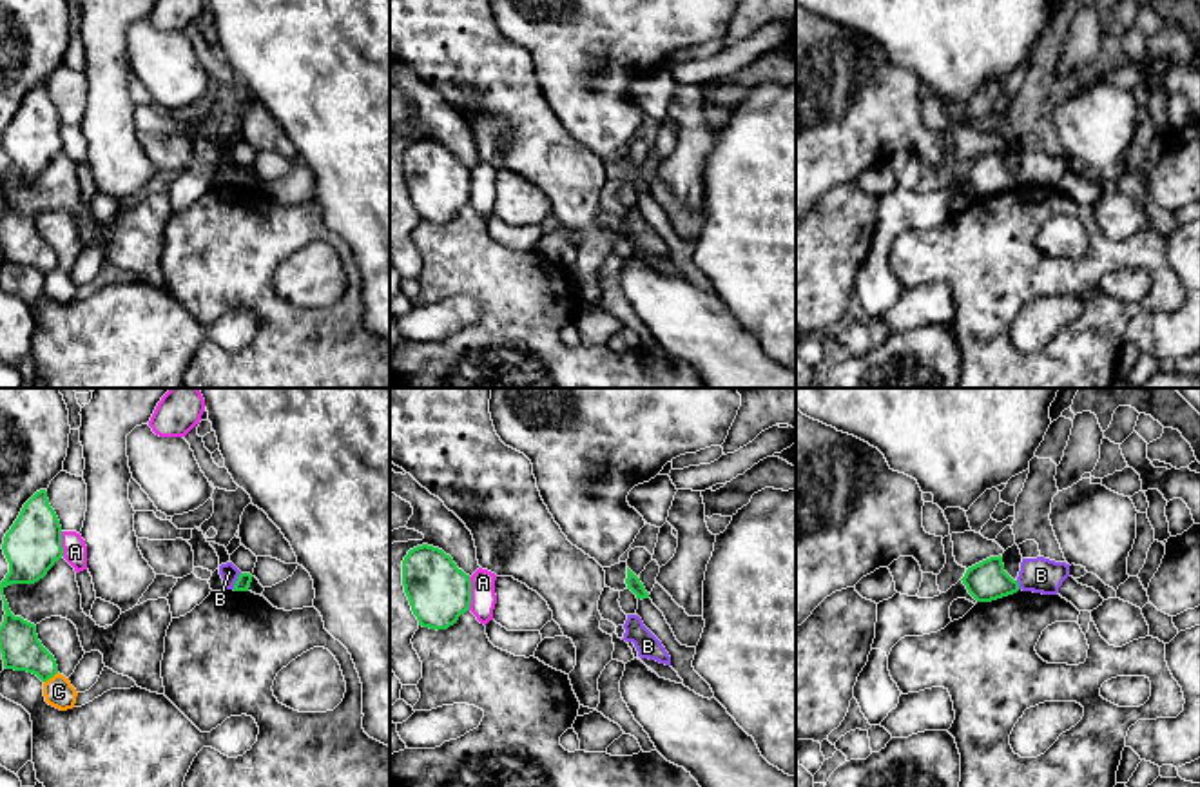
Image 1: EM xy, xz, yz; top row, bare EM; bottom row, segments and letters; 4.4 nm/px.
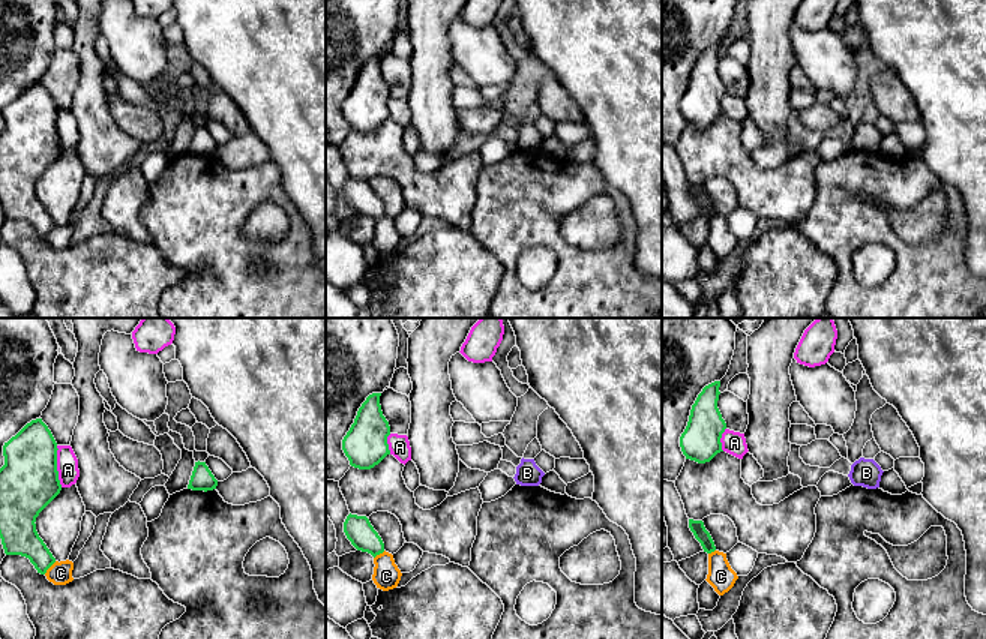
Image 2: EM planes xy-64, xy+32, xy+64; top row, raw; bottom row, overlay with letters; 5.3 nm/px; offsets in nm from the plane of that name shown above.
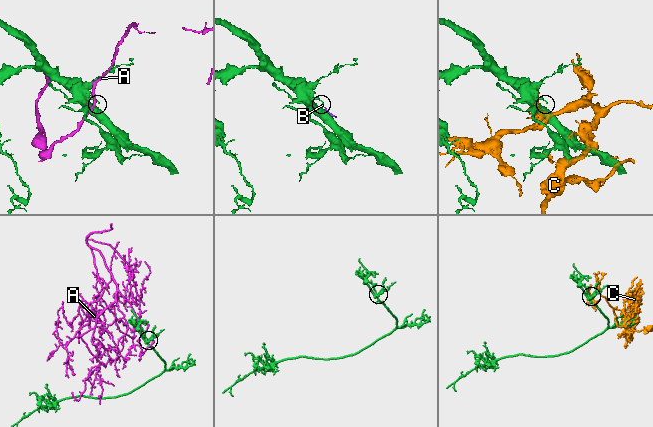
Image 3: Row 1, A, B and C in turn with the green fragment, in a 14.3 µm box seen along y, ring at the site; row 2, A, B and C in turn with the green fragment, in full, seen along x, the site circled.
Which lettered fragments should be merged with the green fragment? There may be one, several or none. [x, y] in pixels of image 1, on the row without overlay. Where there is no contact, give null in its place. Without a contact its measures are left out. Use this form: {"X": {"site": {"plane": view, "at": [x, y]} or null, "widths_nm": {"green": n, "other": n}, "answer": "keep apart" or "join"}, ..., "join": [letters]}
{"A": {"site": {"plane": "xz", "at": [470, 187]}, "widths_nm": {"green": 280, "other": 110}, "answer": "keep apart"}, "B": {"site": {"plane": "xy", "at": [236, 174]}, "widths_nm": {"green": 70, "other": 80}, "answer": "keep apart"}, "C": {"site": {"plane": "xy", "at": [49, 271]}, "widths_nm": {"green": 180, "other": 130}, "answer": "keep apart"}, "join": []}

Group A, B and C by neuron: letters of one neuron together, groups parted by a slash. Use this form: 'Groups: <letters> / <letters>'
Groups: A / B / C

